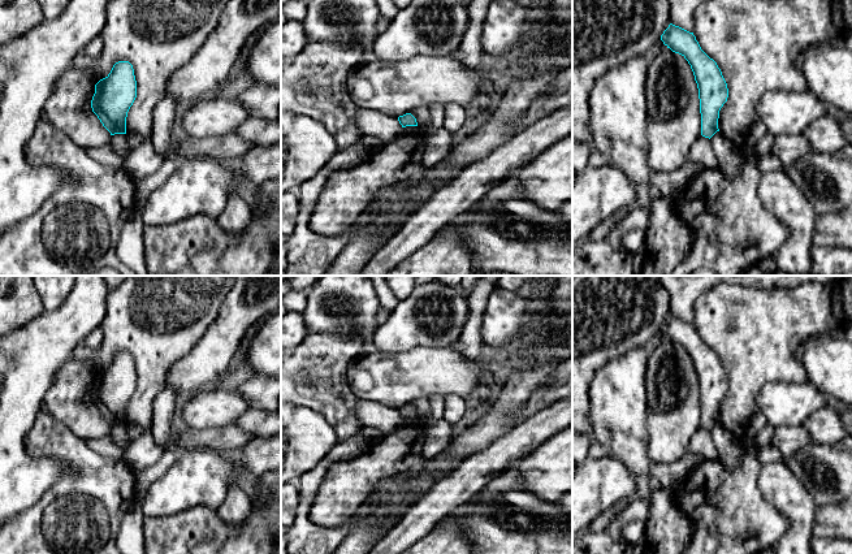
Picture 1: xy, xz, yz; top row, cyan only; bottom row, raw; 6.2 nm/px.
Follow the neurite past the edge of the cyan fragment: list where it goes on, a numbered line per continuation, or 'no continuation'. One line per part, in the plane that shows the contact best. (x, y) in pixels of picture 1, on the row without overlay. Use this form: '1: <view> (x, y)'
no continuation

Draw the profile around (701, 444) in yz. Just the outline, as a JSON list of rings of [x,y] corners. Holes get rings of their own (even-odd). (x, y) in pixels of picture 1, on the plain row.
[[[700,427],[691,438],[688,453],[700,455],[702,459],[717,459],[718,454],[712,432]]]

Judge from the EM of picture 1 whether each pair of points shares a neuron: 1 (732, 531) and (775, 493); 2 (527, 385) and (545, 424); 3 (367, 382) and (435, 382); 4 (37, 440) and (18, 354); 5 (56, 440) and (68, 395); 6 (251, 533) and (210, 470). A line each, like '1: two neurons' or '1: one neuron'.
1: two neurons
2: two neurons
3: one neuron
4: two neurons
5: two neurons
6: two neurons

